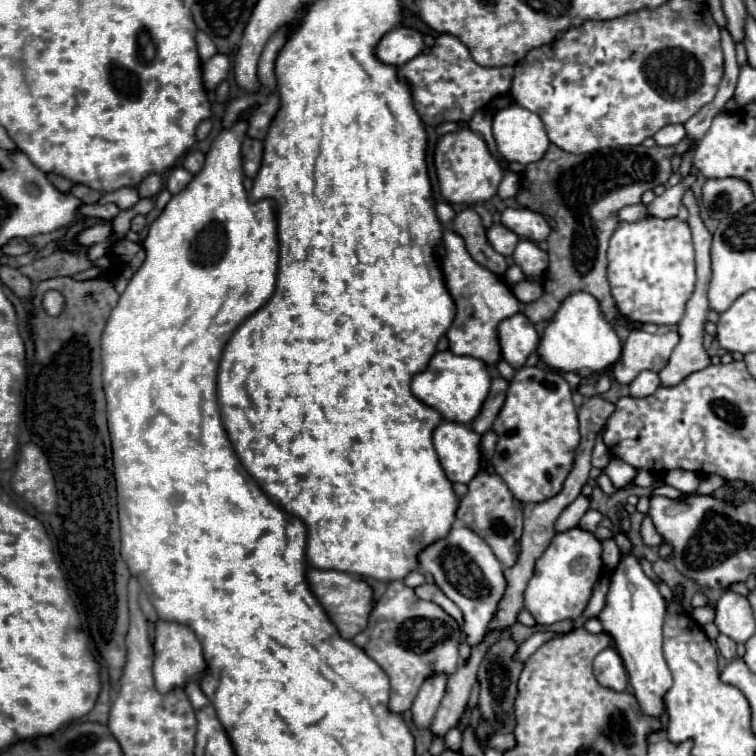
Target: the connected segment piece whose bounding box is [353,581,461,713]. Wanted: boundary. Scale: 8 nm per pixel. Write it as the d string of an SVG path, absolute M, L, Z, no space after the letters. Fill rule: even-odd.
M403 581L389 583L385 595L377 601L369 625L353 643L359 645L391 679L391 699L389 709L395 713L405 713L425 677L433 673L451 675L457 669L459 661L459 627L455 619L451 619L437 603L423 601L415 597L413 589L407 587Z

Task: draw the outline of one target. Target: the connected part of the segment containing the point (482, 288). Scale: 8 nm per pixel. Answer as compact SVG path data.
M445 231L443 233L443 245L445 245L445 257L443 257L441 265L443 265L447 289L453 297L453 301L457 303L457 315L455 315L455 319L447 331L449 349L455 355L477 357L485 365L493 367L501 359L497 325L503 319L513 317L519 311L521 303L499 275L485 269L477 261L473 261L473 257L465 249L465 241L457 233Z

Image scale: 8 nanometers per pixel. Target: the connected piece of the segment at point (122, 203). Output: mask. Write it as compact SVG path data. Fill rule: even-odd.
M123 187L123 189L117 189L113 193L103 195L103 199L99 203L115 203L119 209L131 209L139 199L141 197L139 197L137 187Z

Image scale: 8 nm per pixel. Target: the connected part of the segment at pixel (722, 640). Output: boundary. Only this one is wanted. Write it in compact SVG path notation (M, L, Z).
M719 635L717 637L717 647L721 651L721 655L725 659L733 659L735 657L735 641L731 641L727 635Z

